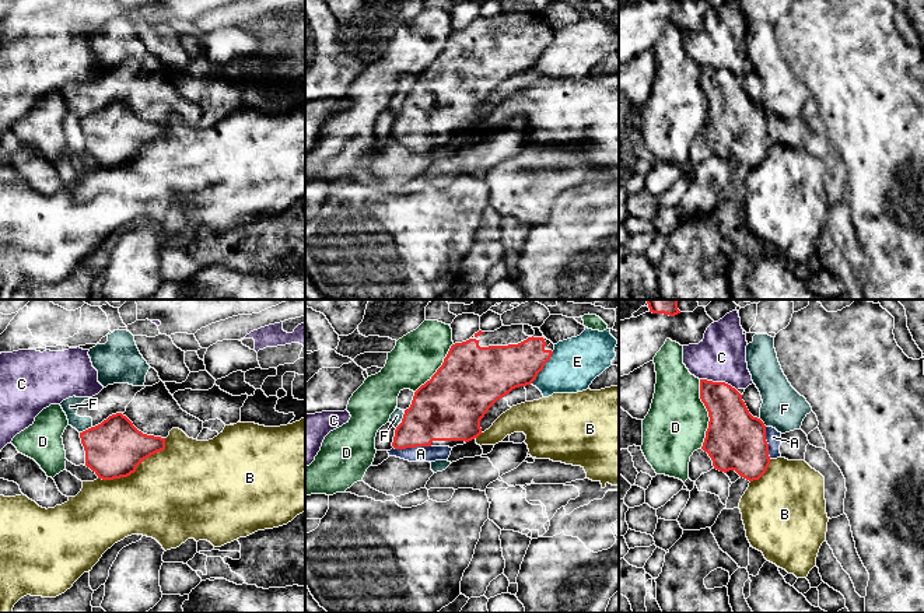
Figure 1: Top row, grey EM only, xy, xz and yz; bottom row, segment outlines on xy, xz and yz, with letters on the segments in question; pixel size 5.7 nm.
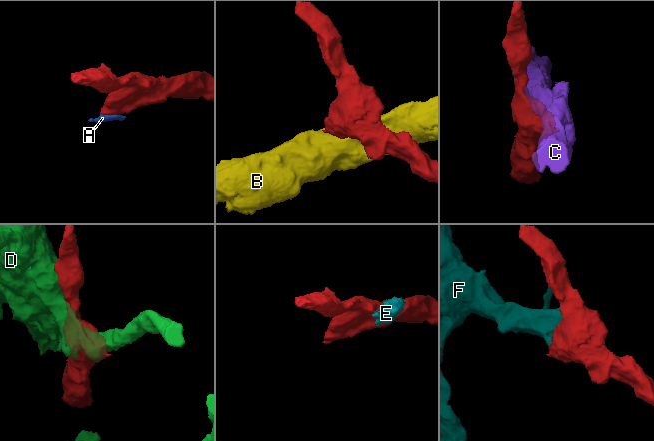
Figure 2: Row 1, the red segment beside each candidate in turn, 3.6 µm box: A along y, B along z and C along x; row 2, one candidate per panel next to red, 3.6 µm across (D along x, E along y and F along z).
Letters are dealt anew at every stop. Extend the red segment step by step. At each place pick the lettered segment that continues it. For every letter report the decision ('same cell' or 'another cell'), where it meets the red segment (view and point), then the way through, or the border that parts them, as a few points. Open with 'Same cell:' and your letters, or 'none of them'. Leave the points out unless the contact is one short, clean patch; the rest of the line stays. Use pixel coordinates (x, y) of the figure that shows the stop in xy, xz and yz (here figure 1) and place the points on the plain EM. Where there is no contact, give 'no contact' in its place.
Same cell: A
A: same cell; contact xz (412, 133); way xz (437, 100), (413, 123), (412, 133), (420, 140)
B: another cell; contact xy (136, 154)
C: another cell; contact yz (718, 69)
D: another cell; contact yz (709, 101)
E: another cell; contact xz (542, 55)
F: another cell; contact xy (86, 116); border xy (91, 112), (80, 119)

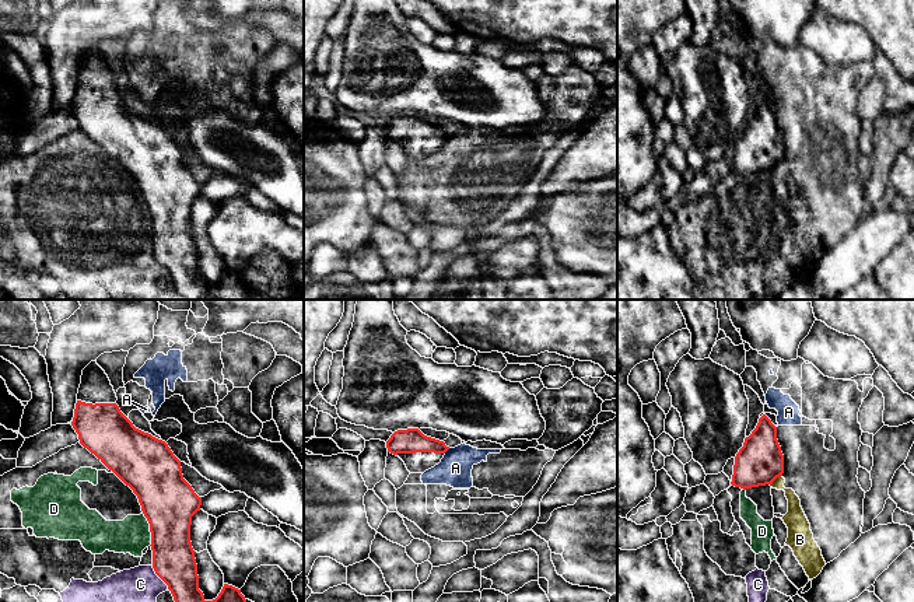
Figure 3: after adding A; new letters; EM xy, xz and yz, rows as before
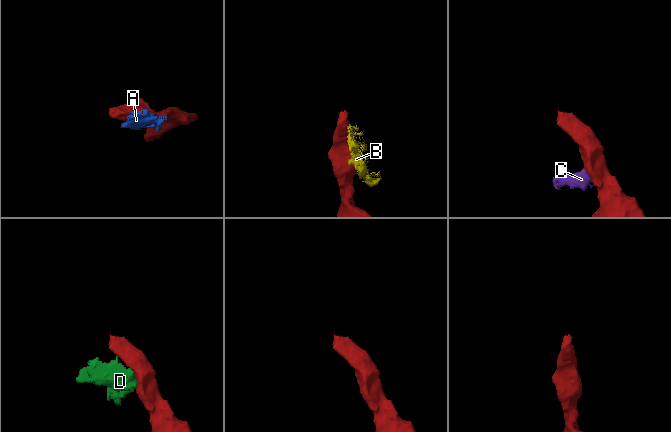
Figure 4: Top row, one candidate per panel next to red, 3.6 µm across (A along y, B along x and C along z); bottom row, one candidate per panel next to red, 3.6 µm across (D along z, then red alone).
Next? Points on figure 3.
Same cell: none of them
A: another cell; contact xz (447, 136); border xz (450, 135), (444, 139)
B: another cell; contact yz (776, 164)
C: another cell; contact xy (158, 262); border xy (151, 252), (168, 275)
D: another cell; contact xy (150, 216); border xy (143, 199), (149, 210), (150, 231)

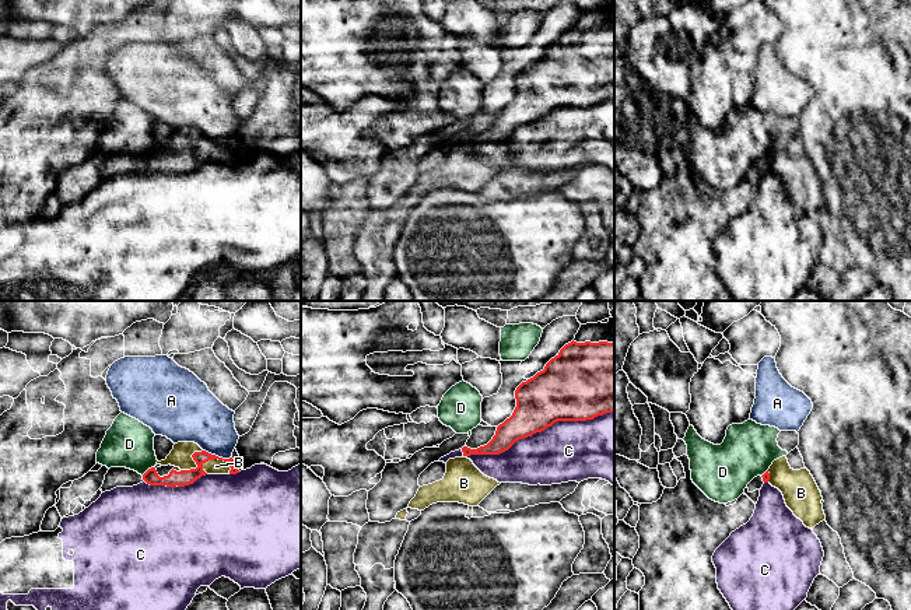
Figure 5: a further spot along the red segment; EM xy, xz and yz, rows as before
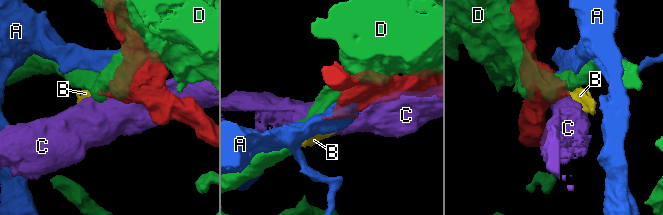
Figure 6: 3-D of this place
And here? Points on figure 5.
Same cell: B
A: another cell; contact xy (217, 143); border xy (203, 136), (223, 144), (230, 144)
B: same cell; contact xy (220, 146)
C: another cell; contact xz (536, 118)
D: another cell; contact xy (149, 155)

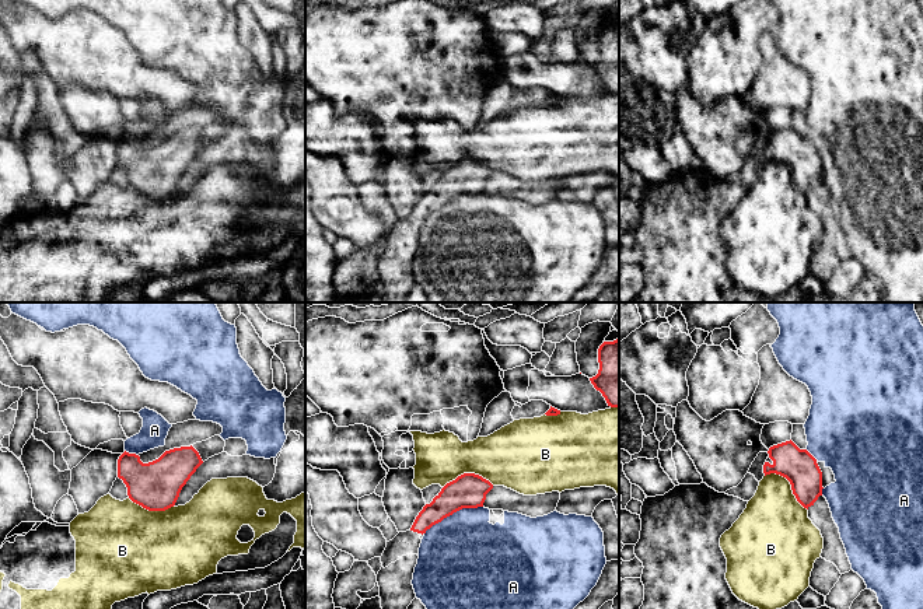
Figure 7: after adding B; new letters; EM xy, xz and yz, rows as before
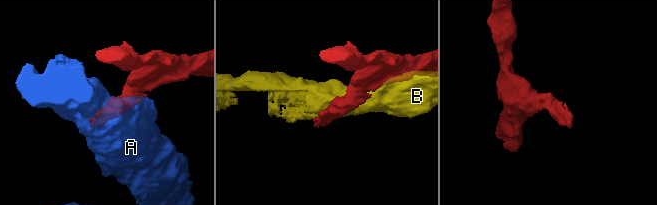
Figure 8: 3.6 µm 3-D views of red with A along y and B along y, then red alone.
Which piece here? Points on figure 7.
Same cell: none of them
A: another cell; contact xz (453, 199)
B: another cell; contact yz (790, 170)

